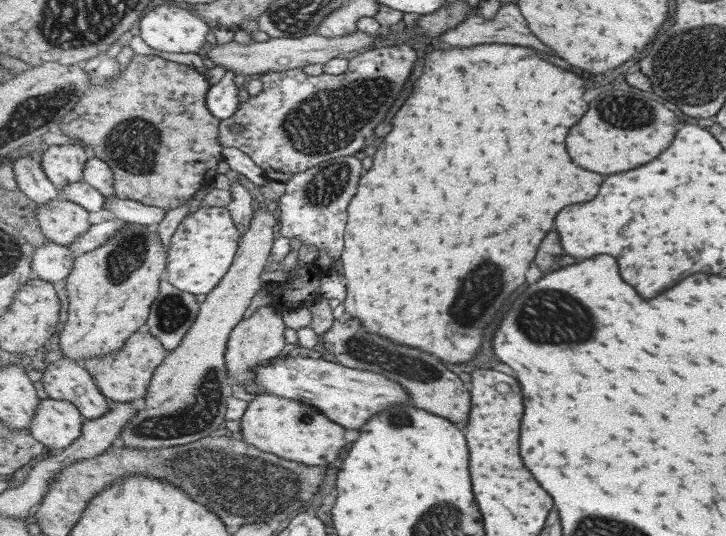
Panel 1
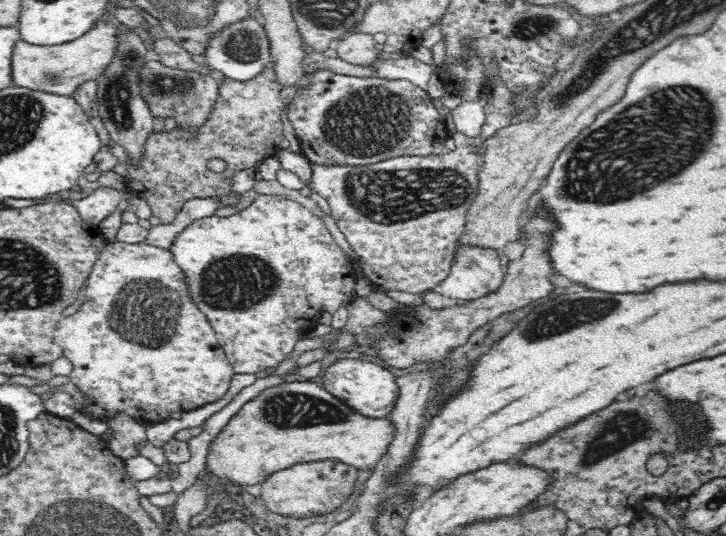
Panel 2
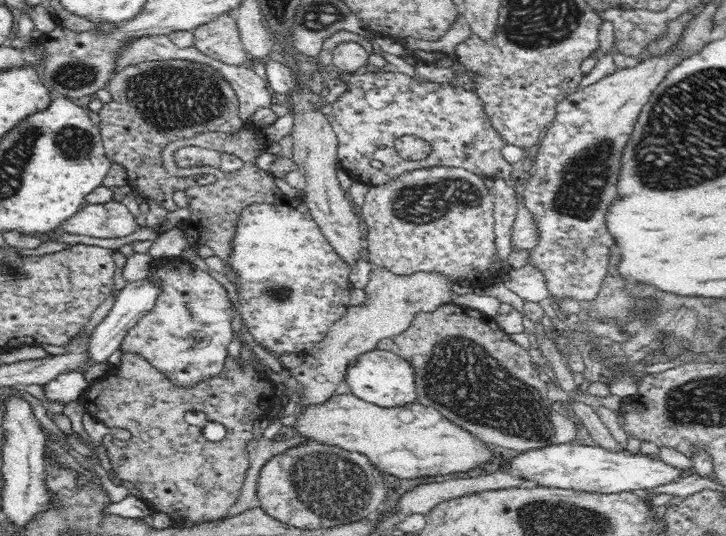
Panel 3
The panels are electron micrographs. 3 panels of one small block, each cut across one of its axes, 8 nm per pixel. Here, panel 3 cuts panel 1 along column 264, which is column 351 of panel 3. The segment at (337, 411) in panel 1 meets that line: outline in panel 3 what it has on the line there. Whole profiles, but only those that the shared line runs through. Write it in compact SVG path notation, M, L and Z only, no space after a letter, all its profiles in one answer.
M376 349L358 356L350 363L346 381L351 392L358 398L381 407L394 408L416 402L416 375L414 365L404 360L395 350Z

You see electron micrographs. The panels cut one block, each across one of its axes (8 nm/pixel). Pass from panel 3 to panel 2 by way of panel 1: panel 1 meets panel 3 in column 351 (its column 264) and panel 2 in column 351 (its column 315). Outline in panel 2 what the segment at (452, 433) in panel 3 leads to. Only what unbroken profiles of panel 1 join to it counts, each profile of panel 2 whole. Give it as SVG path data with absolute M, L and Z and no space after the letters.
M288 382L263 390L243 405L209 444L205 468L217 478L224 479L225 484L240 487L258 485L273 472L290 468L293 464L328 458L340 460L354 468L374 470L380 458L389 451L394 432L396 428L388 418L368 418L316 382Z

